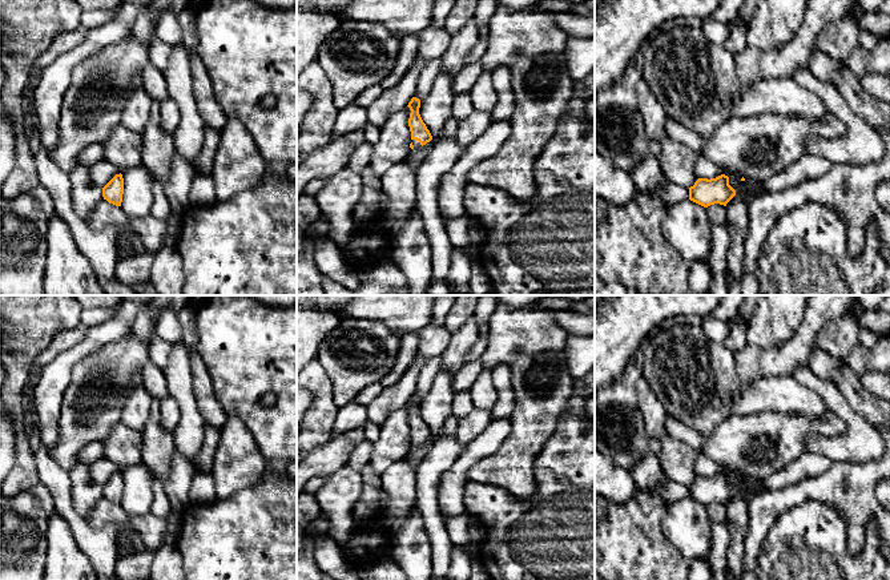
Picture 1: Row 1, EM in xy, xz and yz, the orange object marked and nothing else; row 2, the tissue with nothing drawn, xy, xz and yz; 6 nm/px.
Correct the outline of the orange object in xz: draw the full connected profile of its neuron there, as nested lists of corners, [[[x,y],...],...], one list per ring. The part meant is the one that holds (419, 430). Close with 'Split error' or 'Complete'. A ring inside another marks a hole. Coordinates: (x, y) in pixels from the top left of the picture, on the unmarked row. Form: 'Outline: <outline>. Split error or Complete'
Outline: [[[412,395],[407,404],[411,408],[410,416],[408,416],[408,424],[411,430],[410,448],[416,450],[423,443],[430,440],[432,438],[432,434],[419,412],[420,398],[416,395]]]. Split error

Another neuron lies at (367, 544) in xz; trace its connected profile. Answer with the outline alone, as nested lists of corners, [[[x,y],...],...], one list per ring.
[[[380,517],[357,523],[349,539],[339,541],[345,560],[355,569],[371,569],[376,563],[388,560],[388,547],[392,544],[386,524]]]

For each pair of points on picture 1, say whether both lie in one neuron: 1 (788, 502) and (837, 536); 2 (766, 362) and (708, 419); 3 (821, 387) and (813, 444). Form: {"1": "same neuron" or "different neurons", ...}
{"1": "different neurons", "2": "different neurons", "3": "same neuron"}

